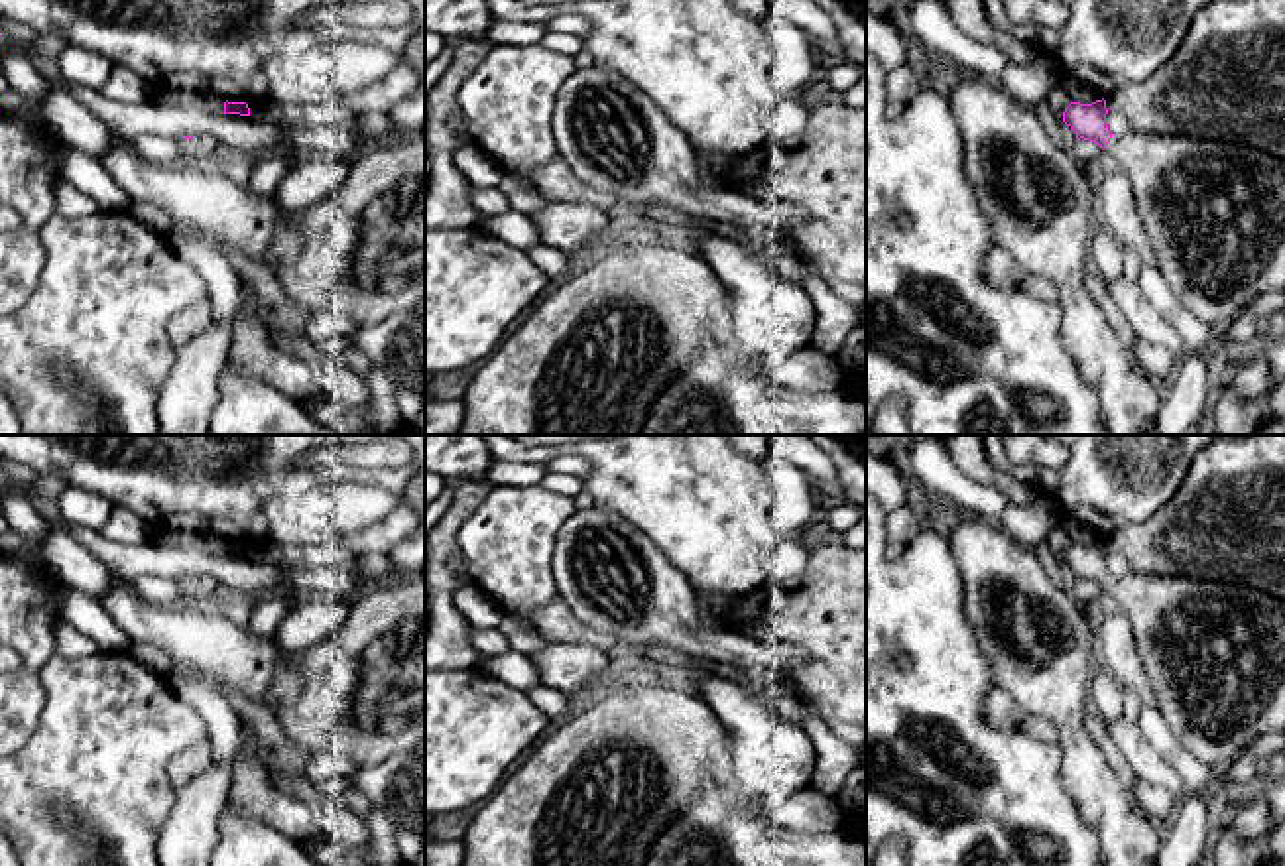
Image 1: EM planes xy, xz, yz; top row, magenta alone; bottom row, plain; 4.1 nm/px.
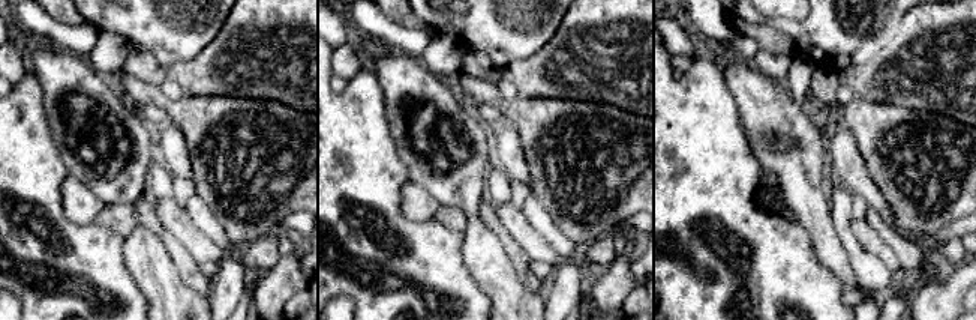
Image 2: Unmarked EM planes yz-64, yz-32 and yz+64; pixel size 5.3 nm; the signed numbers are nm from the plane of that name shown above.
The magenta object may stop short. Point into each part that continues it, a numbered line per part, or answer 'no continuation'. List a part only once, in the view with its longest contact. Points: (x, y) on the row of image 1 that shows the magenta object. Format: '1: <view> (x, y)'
1: yz (1213, 211)

